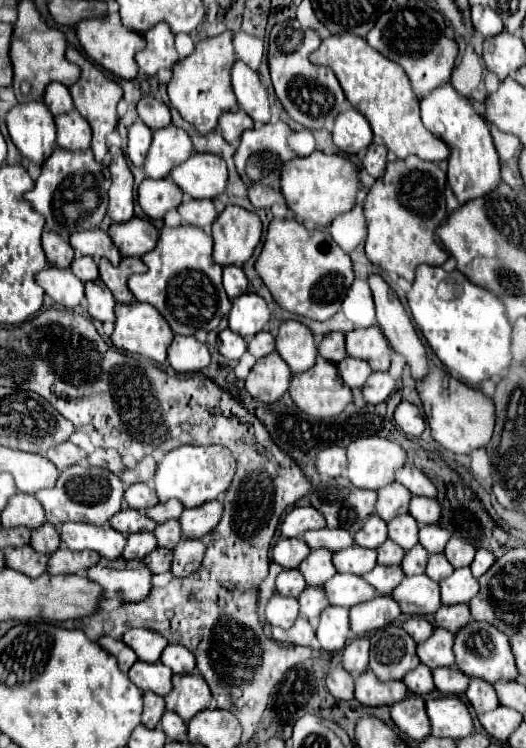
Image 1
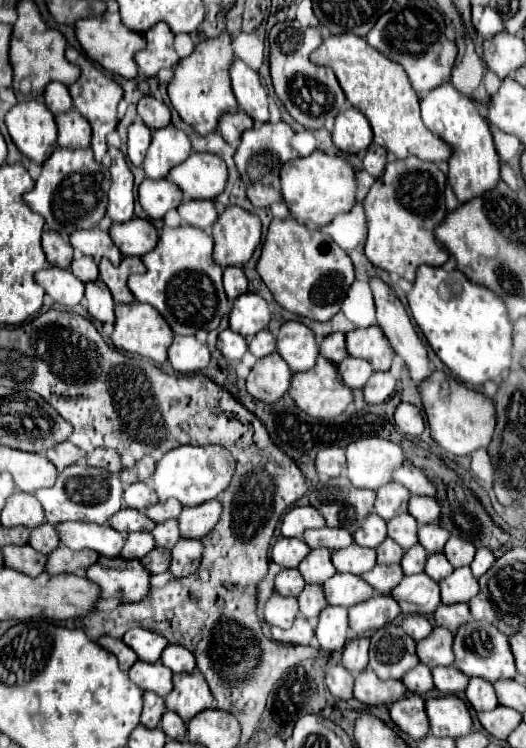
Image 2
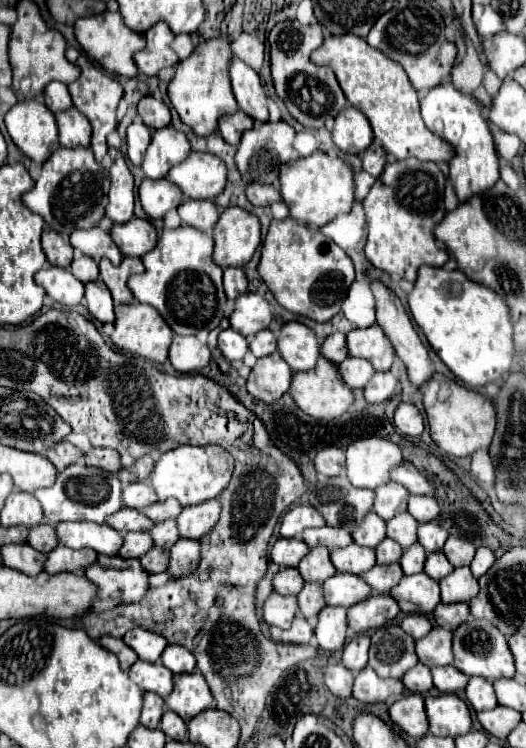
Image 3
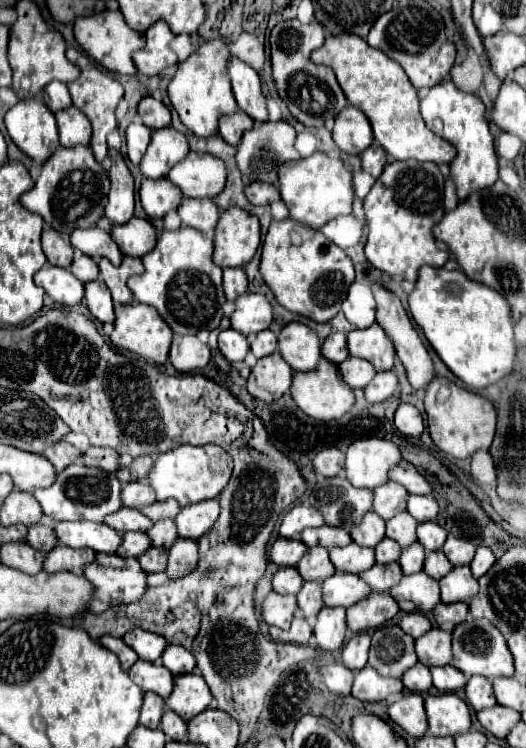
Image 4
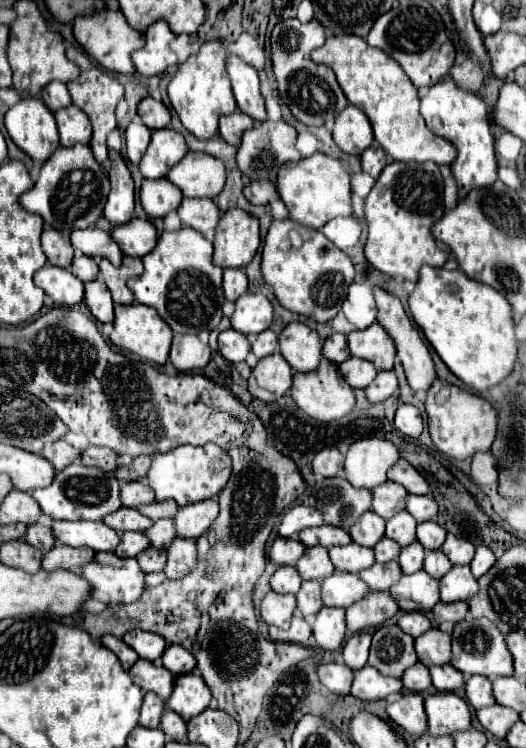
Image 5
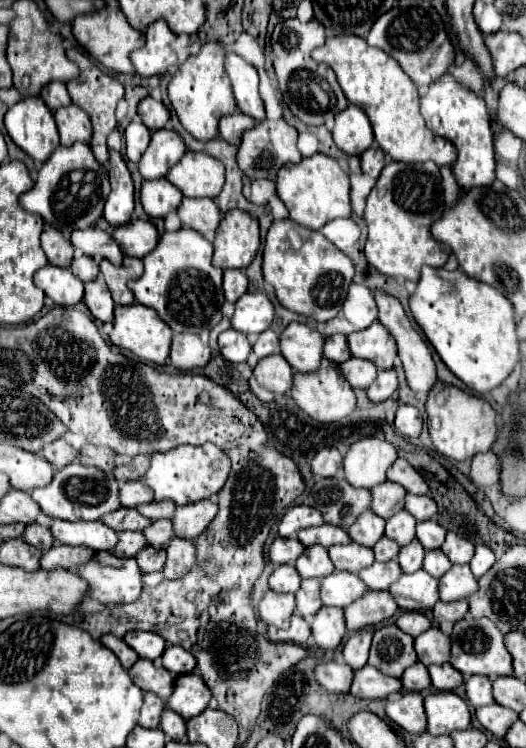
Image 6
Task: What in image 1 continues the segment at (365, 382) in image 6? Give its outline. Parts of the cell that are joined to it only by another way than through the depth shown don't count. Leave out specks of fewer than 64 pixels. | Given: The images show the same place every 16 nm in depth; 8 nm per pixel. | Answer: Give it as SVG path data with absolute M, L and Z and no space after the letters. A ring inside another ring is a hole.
M346 356L338 364L338 372L340 372L344 384L348 384L350 388L362 388L366 384L368 376L372 374L372 368L364 360L360 360L360 358Z

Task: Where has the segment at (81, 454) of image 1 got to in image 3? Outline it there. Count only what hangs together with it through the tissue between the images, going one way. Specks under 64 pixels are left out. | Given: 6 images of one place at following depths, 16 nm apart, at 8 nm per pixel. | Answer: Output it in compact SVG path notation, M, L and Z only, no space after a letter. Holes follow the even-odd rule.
M62 440L60 444L54 444L52 448L46 448L44 456L46 456L54 466L56 466L58 472L62 472L66 466L78 462L78 460L84 456L84 452L78 450L76 446L72 446L70 442Z

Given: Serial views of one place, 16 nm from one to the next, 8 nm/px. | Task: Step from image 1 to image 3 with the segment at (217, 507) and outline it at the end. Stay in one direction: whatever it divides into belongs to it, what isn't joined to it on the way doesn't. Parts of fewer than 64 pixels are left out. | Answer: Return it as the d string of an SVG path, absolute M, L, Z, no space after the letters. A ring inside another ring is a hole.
M208 500L200 502L196 506L186 506L182 508L180 516L176 518L178 532L182 538L202 538L212 530L220 516L220 502L218 500Z

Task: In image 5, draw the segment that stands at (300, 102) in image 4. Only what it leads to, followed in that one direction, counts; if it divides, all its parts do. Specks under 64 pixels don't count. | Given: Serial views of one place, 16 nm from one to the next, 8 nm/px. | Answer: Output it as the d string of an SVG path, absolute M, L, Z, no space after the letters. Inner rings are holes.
M298 18L278 22L270 36L274 54L274 74L278 80L280 96L284 104L290 108L290 112L306 126L322 126L328 114L338 114L348 106L348 100L342 88L338 86L332 68L326 64L316 64L310 58L310 52L322 46L324 40L324 26L318 20L302 24Z

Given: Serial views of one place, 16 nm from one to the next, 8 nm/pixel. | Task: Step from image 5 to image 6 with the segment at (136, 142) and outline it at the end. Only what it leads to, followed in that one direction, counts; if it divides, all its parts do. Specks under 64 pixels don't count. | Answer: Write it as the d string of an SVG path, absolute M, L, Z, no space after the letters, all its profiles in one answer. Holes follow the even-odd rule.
M134 120L124 130L124 138L126 138L126 156L128 156L128 160L138 162L140 156L144 154L144 150L148 148L150 130L140 120Z

